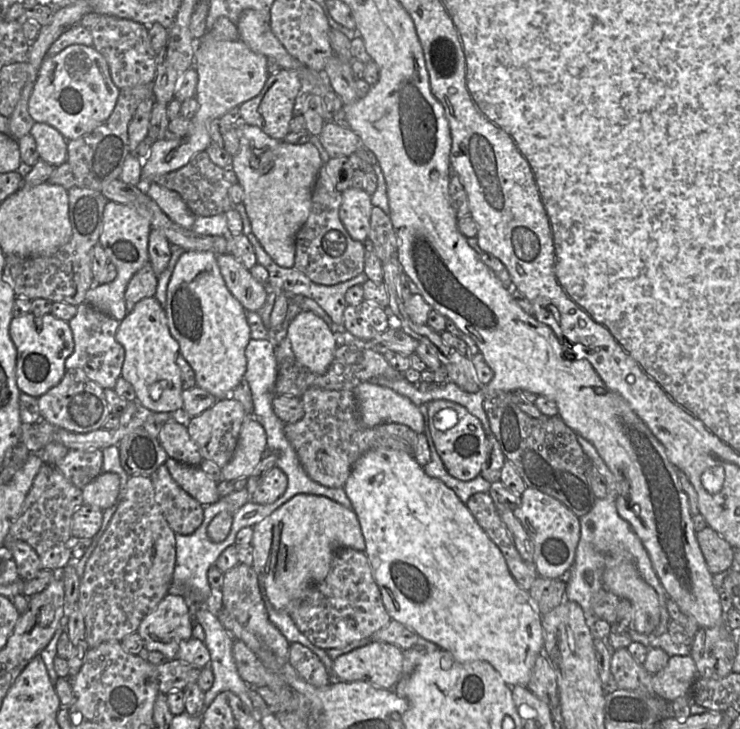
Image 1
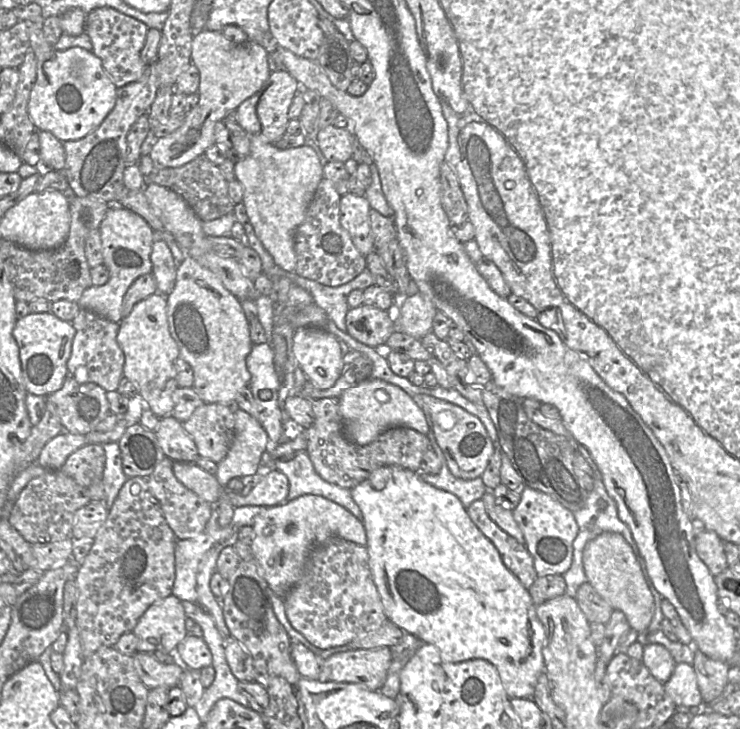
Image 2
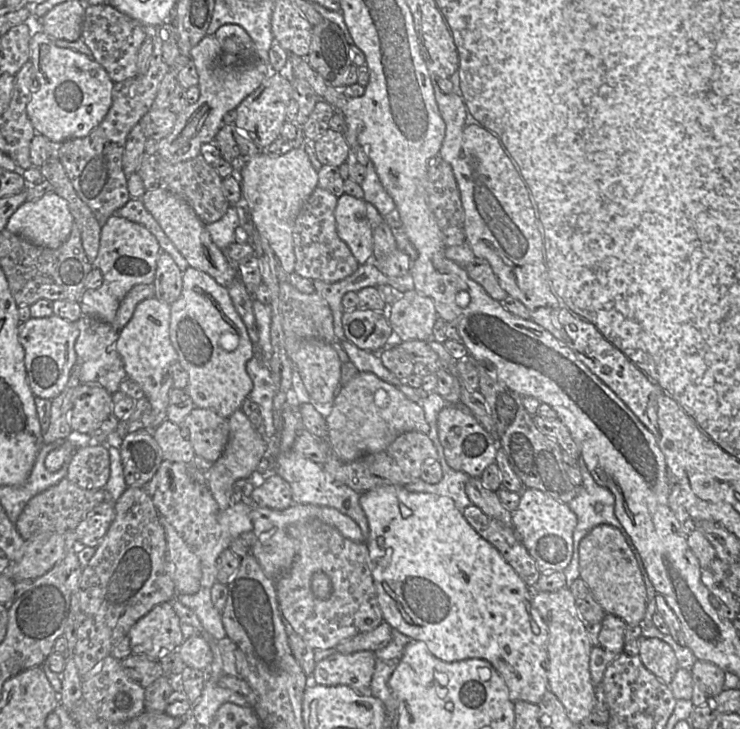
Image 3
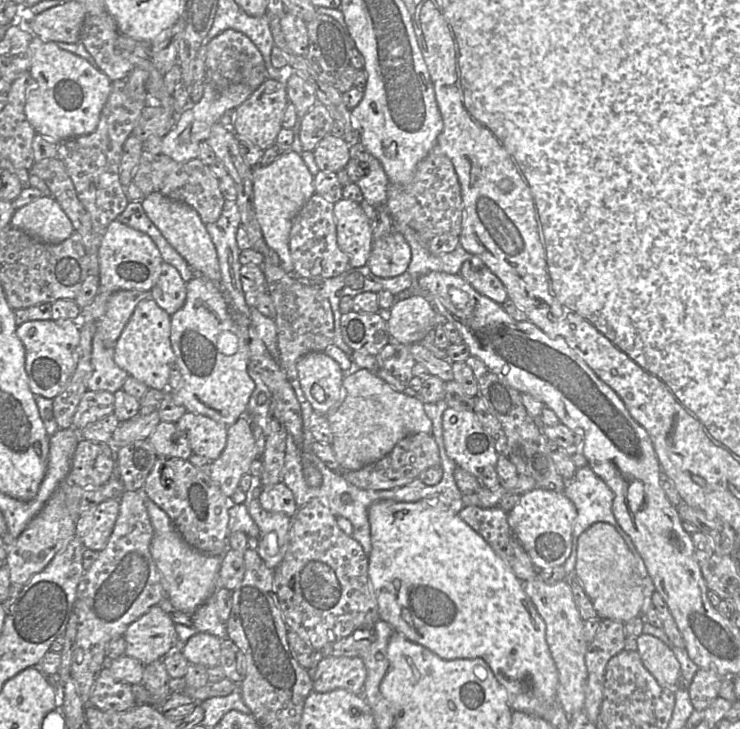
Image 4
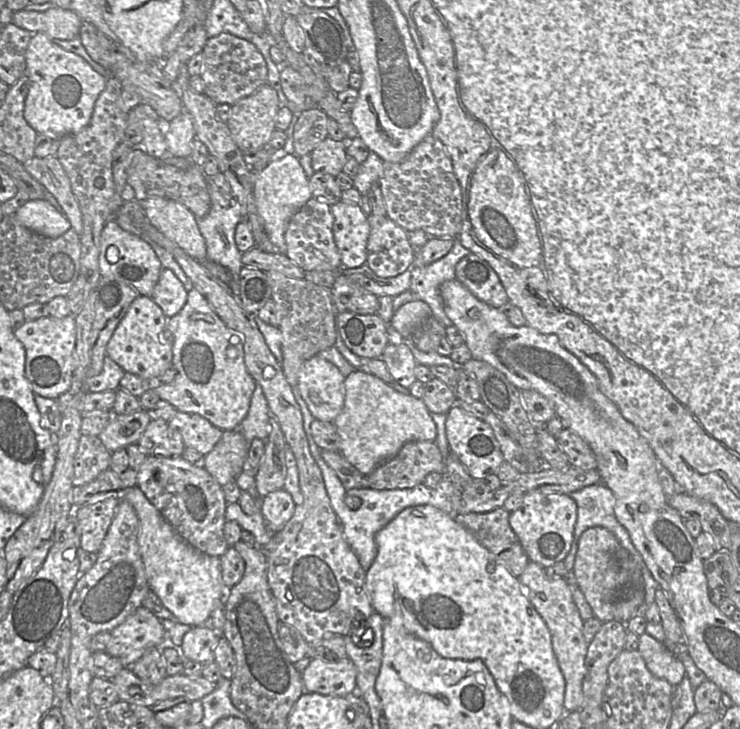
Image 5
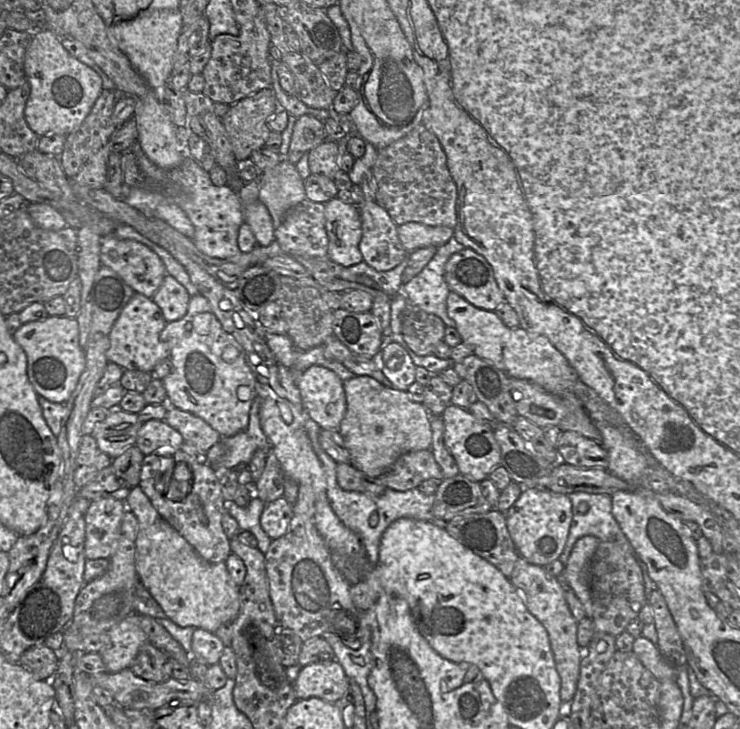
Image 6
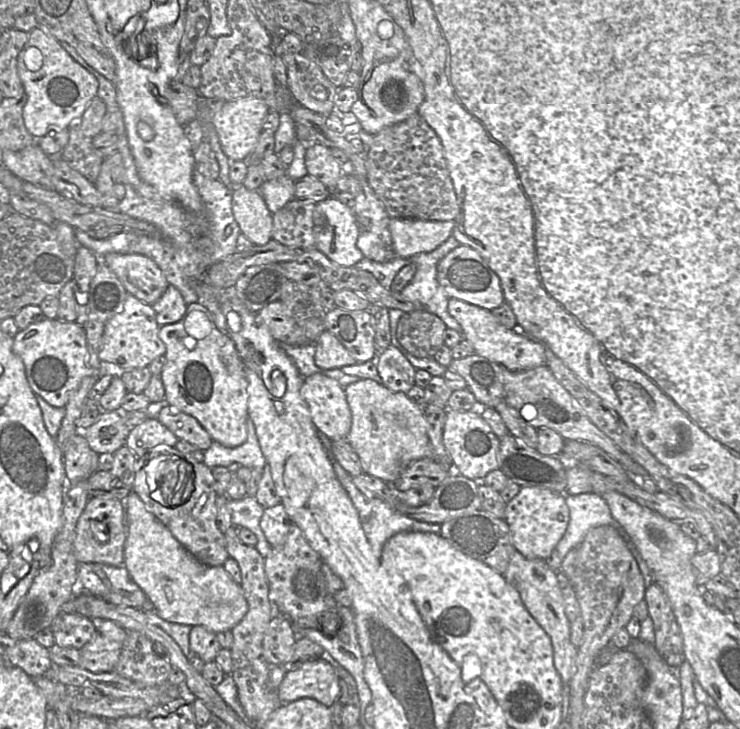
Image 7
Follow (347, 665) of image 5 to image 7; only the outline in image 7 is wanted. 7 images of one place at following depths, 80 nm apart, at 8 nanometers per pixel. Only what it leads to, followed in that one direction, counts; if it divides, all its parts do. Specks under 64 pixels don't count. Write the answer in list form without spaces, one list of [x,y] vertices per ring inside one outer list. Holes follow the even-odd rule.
[[[327,659],[309,660],[300,667],[287,671],[277,688],[282,704],[312,698],[329,708],[339,692],[336,670]]]

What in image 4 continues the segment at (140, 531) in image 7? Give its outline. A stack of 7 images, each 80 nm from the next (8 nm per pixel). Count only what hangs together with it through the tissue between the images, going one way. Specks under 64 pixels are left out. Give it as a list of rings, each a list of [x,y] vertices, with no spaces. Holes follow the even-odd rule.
[[[148,497],[145,498],[145,505],[153,527],[150,552],[161,573],[166,596],[177,610],[192,615],[220,587],[222,556],[205,554],[195,549],[185,541],[167,514]]]

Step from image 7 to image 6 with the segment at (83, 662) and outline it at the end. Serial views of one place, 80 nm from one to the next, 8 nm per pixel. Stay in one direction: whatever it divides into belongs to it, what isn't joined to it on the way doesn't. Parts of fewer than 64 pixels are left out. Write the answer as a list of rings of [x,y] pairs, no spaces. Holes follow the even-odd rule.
[[[131,614],[107,632],[108,646],[100,653],[107,672],[128,669],[142,644],[149,642],[140,627],[140,615]]]

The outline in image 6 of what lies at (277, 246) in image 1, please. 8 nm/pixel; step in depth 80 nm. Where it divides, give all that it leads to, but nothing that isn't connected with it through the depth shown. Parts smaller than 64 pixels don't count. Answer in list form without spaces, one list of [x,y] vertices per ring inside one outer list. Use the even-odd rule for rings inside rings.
[[[286,157],[273,168],[262,172],[258,200],[269,210],[275,229],[287,211],[304,199],[304,180]]]

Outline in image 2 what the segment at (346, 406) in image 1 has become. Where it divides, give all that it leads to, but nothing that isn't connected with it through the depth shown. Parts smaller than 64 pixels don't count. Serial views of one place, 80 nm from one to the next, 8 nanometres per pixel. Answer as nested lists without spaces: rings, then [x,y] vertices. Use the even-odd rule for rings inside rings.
[[[337,397],[310,401],[315,419],[311,427],[305,429],[306,451],[316,472],[327,482],[352,489],[366,480],[376,469],[390,465],[420,472],[423,455],[426,450],[432,448],[427,434],[422,434],[412,428],[393,427],[380,434],[371,443],[358,445],[345,436]]]

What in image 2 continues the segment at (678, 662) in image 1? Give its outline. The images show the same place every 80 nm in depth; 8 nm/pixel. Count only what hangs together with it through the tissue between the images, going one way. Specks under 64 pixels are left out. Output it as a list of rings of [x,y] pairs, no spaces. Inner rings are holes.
[[[677,663],[664,687],[677,707],[702,708],[709,704],[703,703],[696,673],[691,664]]]

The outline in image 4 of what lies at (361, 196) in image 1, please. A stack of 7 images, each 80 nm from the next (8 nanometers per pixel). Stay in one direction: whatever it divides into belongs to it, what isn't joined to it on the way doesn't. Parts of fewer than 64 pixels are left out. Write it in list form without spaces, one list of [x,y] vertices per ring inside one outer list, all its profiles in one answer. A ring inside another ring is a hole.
[[[342,198],[334,204],[336,236],[339,248],[347,255],[349,266],[367,264],[373,242],[371,220],[360,203]]]

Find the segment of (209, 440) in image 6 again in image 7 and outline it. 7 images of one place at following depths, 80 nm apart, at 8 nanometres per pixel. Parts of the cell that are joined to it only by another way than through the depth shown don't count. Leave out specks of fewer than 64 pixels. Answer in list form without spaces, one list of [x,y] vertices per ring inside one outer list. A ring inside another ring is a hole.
[[[158,406],[156,418],[178,439],[195,445],[203,452],[208,449],[213,442],[209,433],[196,418],[182,412],[174,406]]]

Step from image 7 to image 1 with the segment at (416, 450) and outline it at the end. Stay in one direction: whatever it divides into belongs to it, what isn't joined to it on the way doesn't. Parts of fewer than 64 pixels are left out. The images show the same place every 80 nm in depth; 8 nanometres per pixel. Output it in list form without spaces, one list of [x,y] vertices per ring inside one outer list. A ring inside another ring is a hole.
[[[370,381],[360,383],[353,392],[361,422],[366,427],[399,423],[408,426],[417,434],[424,432],[423,415],[409,398]]]

